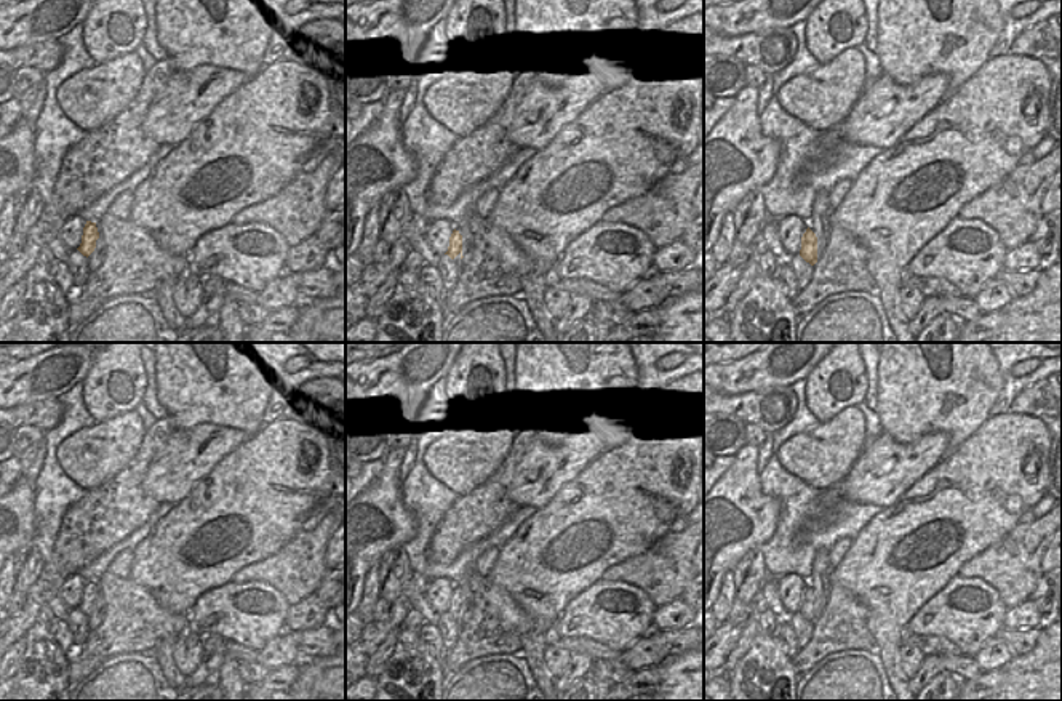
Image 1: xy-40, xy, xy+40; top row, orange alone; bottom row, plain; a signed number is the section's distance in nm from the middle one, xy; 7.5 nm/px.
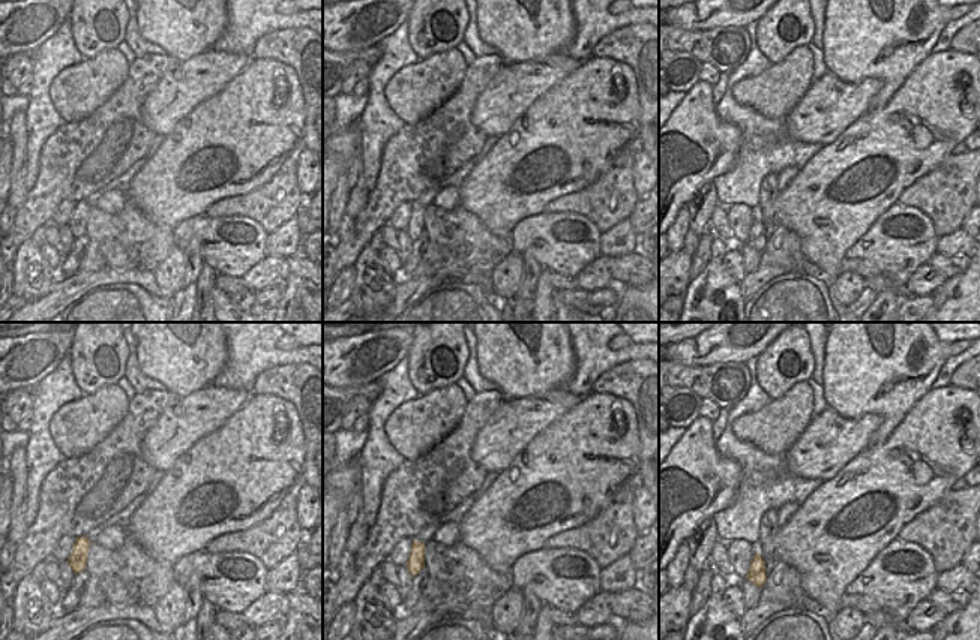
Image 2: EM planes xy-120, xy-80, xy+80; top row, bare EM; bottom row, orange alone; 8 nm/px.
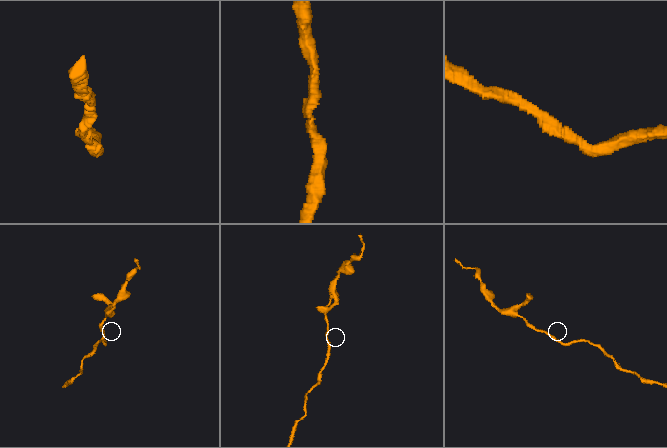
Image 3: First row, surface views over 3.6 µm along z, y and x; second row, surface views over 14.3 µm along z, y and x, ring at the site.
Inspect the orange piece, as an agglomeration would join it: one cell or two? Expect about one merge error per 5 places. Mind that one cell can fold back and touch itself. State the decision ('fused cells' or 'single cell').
single cell

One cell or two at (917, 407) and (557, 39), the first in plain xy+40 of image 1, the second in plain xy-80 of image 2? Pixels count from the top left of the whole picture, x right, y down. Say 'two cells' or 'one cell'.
one cell

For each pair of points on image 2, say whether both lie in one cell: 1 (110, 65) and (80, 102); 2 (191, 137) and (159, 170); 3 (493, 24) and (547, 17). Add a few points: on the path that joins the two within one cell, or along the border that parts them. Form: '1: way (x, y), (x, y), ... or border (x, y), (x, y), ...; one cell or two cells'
1: way (101, 74), (81, 93); one cell
2: way (185, 144), (167, 162); one cell
3: way (508, 24), (530, 24), (536, 30); one cell

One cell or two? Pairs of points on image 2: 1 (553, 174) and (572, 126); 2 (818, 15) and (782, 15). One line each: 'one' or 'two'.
1: one
2: two

